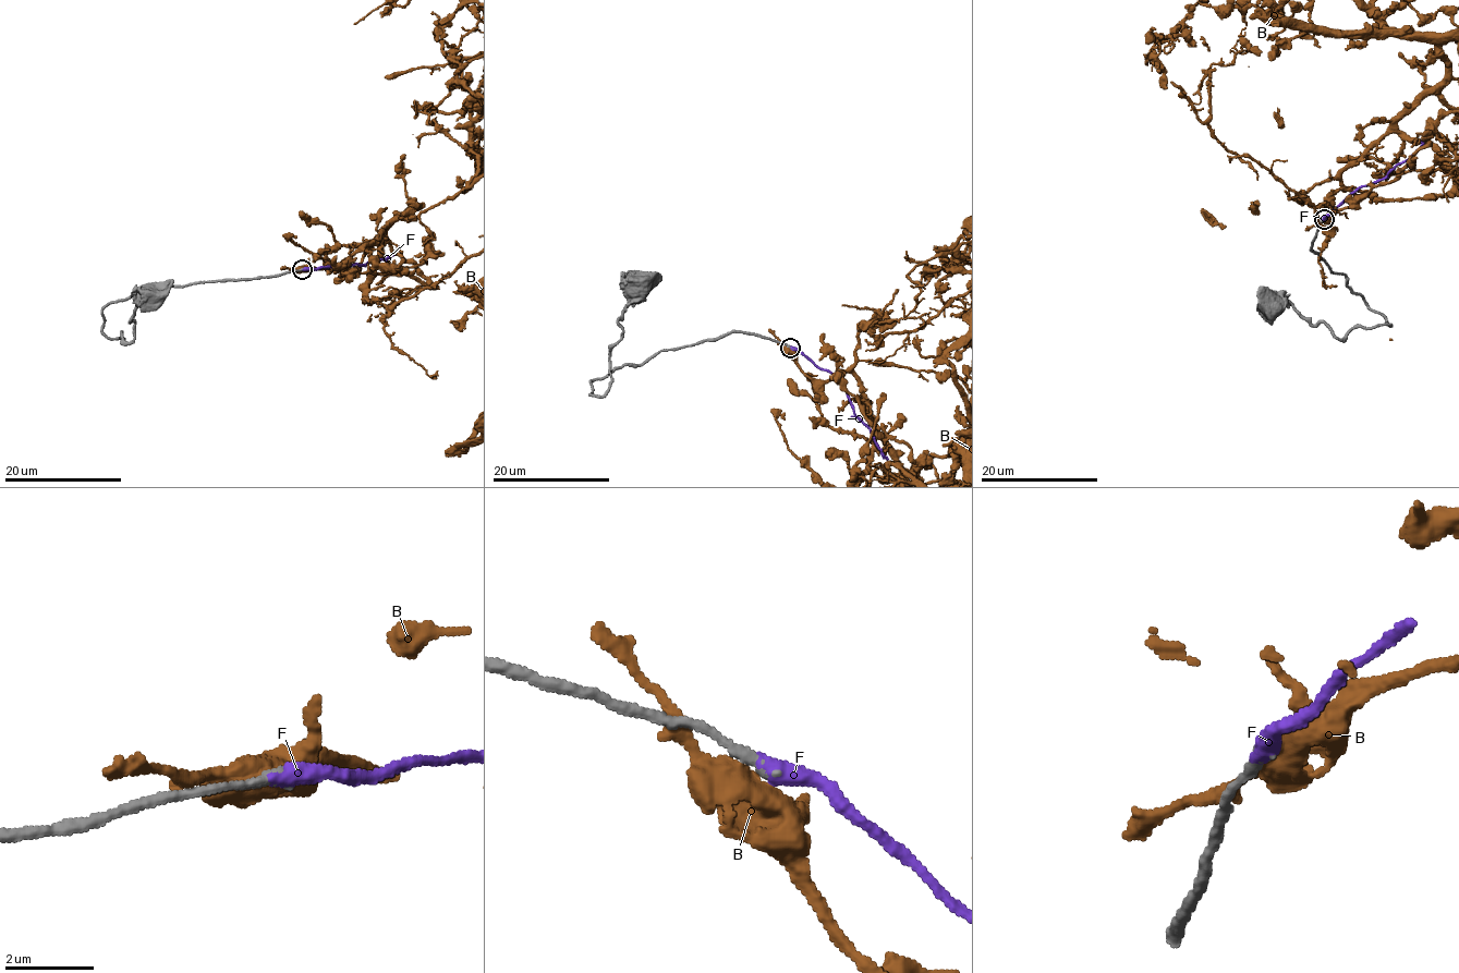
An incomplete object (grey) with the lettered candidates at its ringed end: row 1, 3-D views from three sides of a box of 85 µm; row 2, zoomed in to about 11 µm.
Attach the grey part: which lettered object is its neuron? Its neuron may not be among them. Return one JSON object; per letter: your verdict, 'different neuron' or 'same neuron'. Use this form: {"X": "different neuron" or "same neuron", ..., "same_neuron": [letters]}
{"B": "different neuron", "F": "same neuron", "same_neuron": ["F"]}

